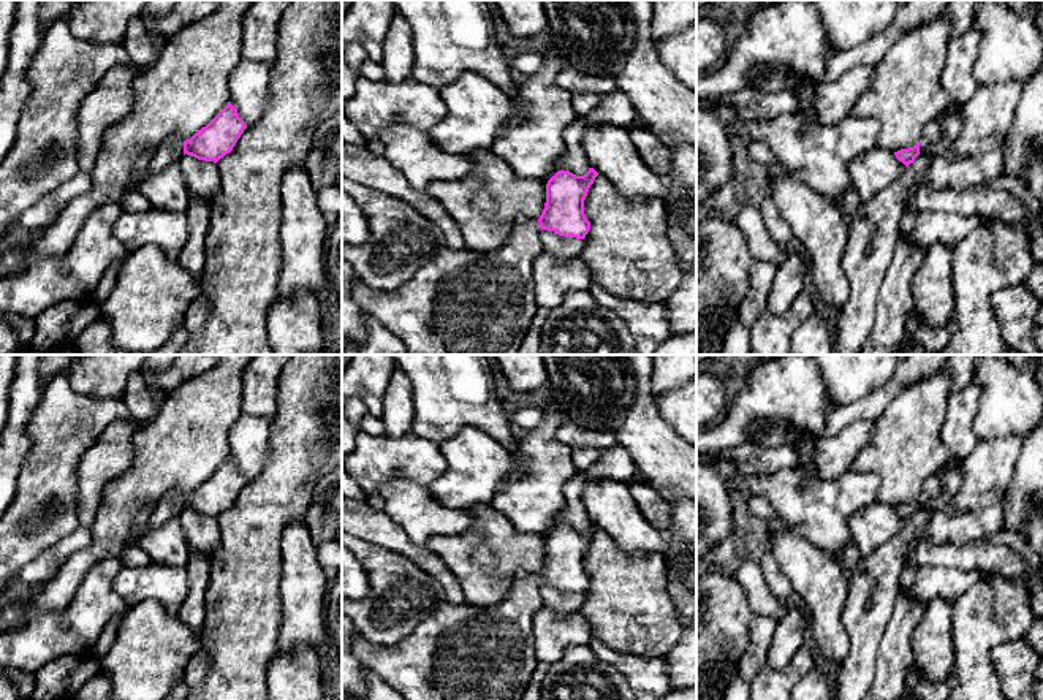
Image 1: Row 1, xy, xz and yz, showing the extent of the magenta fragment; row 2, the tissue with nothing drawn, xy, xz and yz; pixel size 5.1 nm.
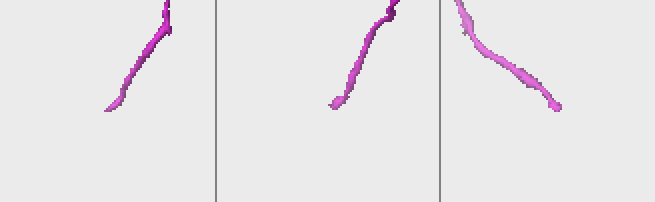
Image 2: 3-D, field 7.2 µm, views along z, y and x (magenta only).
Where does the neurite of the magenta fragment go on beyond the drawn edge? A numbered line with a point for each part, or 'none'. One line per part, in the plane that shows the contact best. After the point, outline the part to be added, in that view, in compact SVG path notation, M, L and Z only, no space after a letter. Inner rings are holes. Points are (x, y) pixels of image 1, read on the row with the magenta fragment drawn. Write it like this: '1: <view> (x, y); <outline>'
1: xy (170, 151); M176 135L160 144L155 150L146 171L139 171L133 177L133 188L136 188L146 177L161 171L171 163L179 163L184 155L184 141Z

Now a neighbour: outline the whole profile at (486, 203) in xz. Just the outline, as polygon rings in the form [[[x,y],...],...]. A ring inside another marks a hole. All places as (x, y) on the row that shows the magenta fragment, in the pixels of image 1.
[[[491,149],[465,154],[473,163],[472,173],[459,181],[434,182],[426,193],[440,203],[459,225],[464,247],[484,253],[500,249],[510,238],[519,215],[538,220],[546,203],[546,185],[537,179],[519,177],[511,166]]]

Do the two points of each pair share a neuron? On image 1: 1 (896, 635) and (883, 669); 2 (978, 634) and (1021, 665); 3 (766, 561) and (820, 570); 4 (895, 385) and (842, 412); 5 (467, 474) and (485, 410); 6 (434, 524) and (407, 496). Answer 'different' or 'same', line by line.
1: same
2: different
3: different
4: same
5: different
6: same

